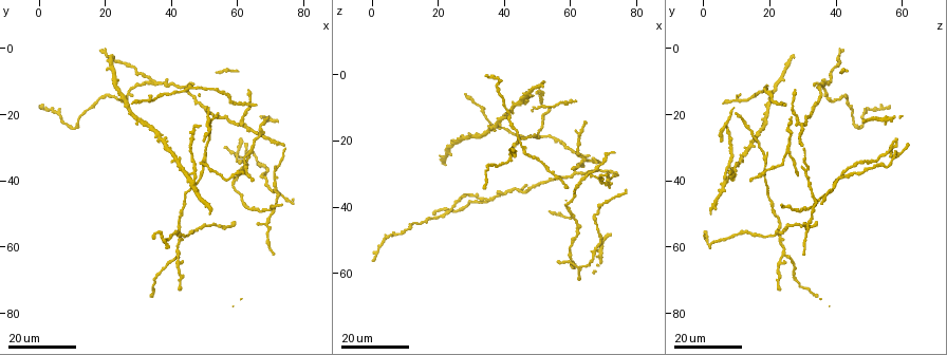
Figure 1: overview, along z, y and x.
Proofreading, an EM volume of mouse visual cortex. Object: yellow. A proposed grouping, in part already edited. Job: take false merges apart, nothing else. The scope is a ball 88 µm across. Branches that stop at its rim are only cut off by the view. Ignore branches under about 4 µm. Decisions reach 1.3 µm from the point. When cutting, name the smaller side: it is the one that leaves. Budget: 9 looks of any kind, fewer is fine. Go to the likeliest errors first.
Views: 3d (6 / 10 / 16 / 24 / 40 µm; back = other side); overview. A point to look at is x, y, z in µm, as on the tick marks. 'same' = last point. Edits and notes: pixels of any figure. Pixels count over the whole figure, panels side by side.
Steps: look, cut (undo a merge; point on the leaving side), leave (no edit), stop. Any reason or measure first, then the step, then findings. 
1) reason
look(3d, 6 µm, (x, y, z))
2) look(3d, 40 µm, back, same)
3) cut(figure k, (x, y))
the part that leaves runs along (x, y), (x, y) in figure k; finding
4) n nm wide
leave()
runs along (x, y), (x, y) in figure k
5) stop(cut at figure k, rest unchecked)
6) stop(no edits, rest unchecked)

three-way junction
look(3d, 16 µm, (68.0, 52.5, 31.0))

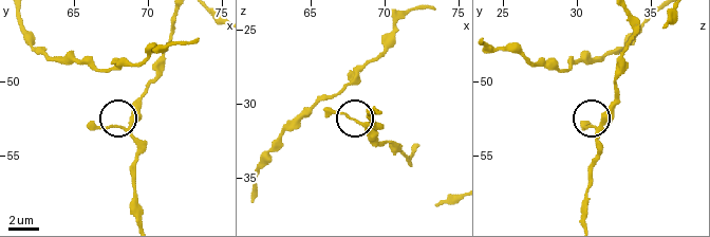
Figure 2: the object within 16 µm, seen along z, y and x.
look(3d, 10 µm, (68.2, 53.4, 31.4))

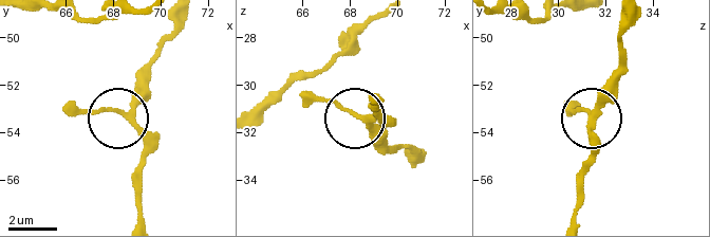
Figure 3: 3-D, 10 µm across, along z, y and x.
200 nm wide
leave()
runs along (634, 17), (617, 48), (614, 90), (593, 116), (590, 167) in figure 3; all the same neuron

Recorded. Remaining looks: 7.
two arms at a narrow angle
look(3d, 16 µm, (61.0, 28.0, 57.0))

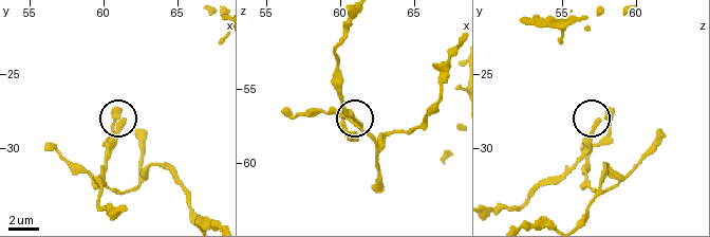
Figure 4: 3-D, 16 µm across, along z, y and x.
zoom in
look(3d, 10 µm, (61.2, 28.2, 57.6))

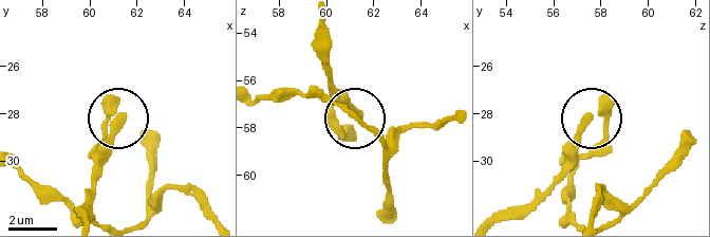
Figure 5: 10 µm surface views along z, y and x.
side arm 11 µm; 4 arms
leave()
one neuron here

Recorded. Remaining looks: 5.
three-way junction
look(3d, 24 µm, (35.0, 11.0, 37.5))

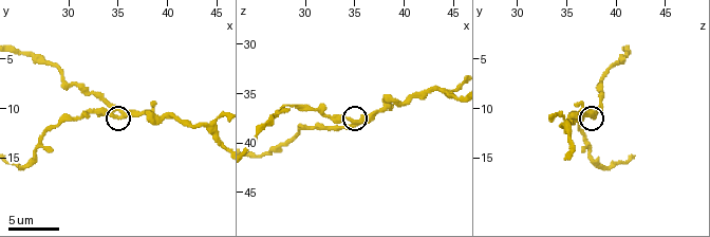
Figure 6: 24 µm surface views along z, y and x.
zoom in
look(3d, 10 µm, (35.2, 10.4, 38.2))

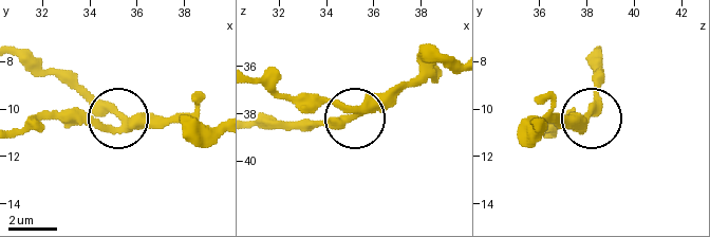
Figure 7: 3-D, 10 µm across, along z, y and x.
330 nm wide
leave()
runs along (215, 126), (118, 119), (72, 74) in figure 7; continuous, no second neuron

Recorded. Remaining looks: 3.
calibre changes
look(3d, 16 µm, (49.5, 32.5, 19.0))

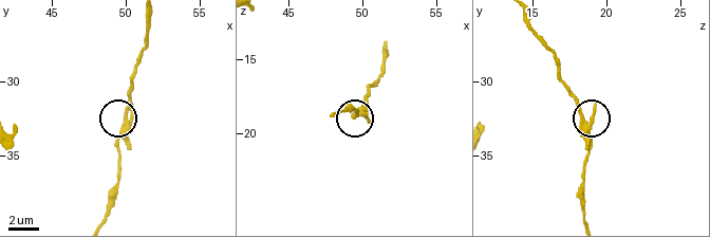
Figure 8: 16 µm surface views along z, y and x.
look(3d, 6 µm, (50.0, 32.6, 18.6))

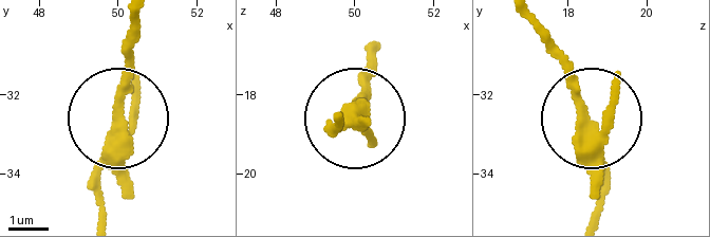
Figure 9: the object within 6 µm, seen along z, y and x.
300 nm wide
leave()
runs along (99, 216), (99, 165), (130, 85), (130, 26) in figure 9; continuous, no second neuron

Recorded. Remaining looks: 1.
stop(no edits, rest unchecked)

